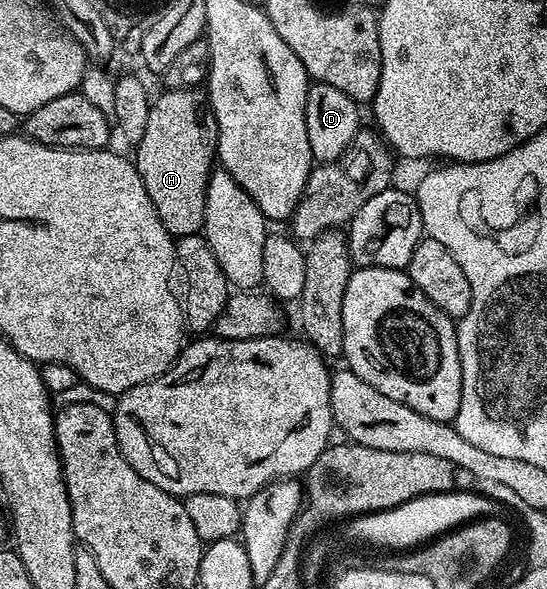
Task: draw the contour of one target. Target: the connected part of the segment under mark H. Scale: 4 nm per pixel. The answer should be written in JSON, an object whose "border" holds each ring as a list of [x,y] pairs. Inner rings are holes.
{"border":[[[165,89],[164,94],[151,101],[149,108],[148,120],[146,120],[146,130],[144,136],[136,146],[136,152],[139,152],[138,160],[136,159],[136,167],[140,178],[144,182],[144,190],[148,190],[148,198],[152,198],[152,206],[156,206],[156,214],[160,214],[160,222],[164,222],[164,230],[168,230],[171,236],[181,238],[184,236],[197,236],[206,227],[204,222],[204,214],[206,213],[206,187],[210,181],[210,173],[216,164],[218,130],[217,125],[205,120],[201,116],[202,108],[204,112],[204,100],[198,96],[195,89]]]}

